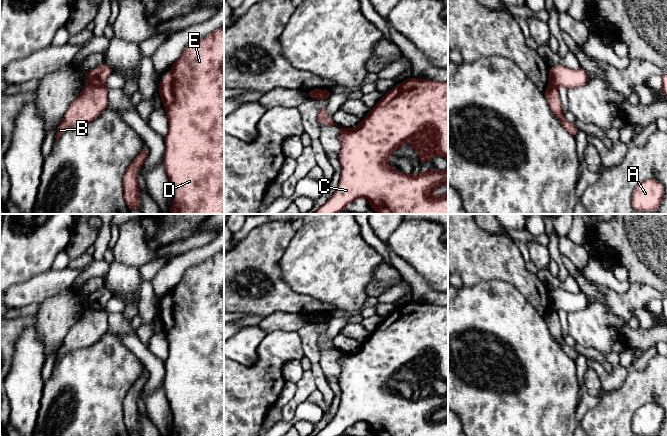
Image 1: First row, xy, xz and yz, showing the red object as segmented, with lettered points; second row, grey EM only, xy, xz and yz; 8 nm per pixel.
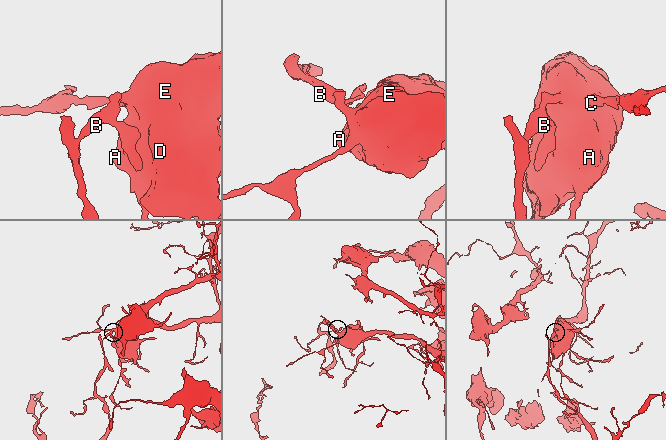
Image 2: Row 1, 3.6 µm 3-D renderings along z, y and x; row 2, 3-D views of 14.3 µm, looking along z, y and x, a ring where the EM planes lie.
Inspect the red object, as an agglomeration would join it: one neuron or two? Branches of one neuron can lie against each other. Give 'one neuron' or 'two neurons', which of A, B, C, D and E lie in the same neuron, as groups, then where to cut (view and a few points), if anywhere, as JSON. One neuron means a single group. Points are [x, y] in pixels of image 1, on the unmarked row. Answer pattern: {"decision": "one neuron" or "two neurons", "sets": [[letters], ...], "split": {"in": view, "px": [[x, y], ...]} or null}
{"decision": "two neurons", "sets": [["A", "C", "D", "E"], ["B"]], "split": {"in": "xy", "px": [[88, 306], [94, 309], [103, 309]]}}

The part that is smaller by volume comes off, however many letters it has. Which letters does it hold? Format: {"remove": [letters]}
{"remove": ["B"]}

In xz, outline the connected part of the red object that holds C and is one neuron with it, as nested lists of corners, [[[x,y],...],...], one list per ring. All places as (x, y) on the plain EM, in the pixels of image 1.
[[[411,301],[399,308],[394,312],[389,314],[384,318],[383,322],[378,326],[378,328],[371,333],[369,338],[361,344],[357,352],[345,353],[340,352],[340,366],[341,373],[339,376],[339,387],[341,389],[341,401],[339,409],[335,417],[328,423],[328,425],[316,433],[315,436],[342,436],[344,432],[351,426],[358,422],[367,422],[370,425],[370,431],[376,436],[448,436],[448,415],[440,420],[435,420],[433,418],[434,414],[441,409],[448,410],[448,390],[446,393],[439,395],[435,392],[431,394],[423,394],[421,396],[414,397],[413,399],[405,399],[401,395],[397,394],[393,390],[387,387],[388,382],[394,378],[394,375],[398,373],[403,368],[411,368],[417,375],[421,387],[426,384],[431,384],[437,379],[443,380],[448,386],[448,307],[443,305],[433,305],[430,303],[416,303]]]

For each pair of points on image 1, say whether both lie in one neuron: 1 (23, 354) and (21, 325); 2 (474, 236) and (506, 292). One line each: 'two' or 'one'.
1: two
2: two

